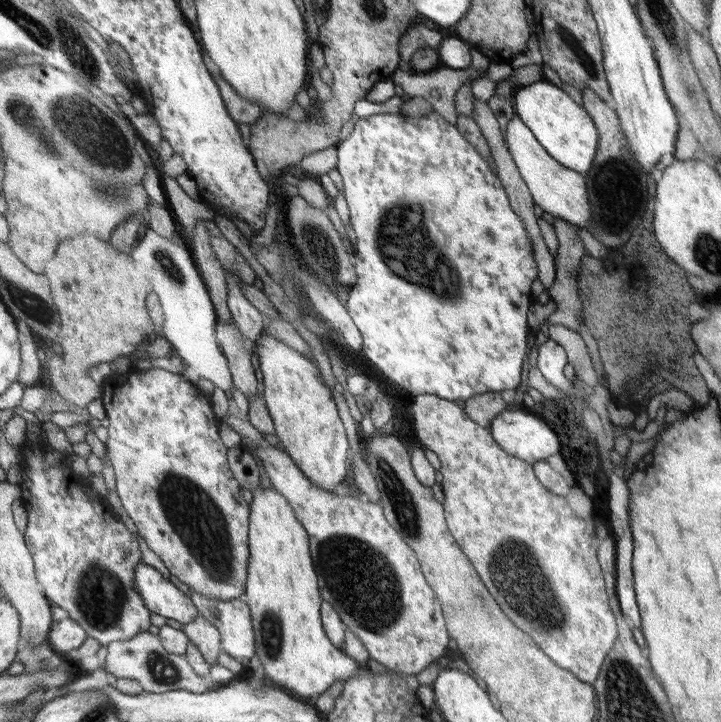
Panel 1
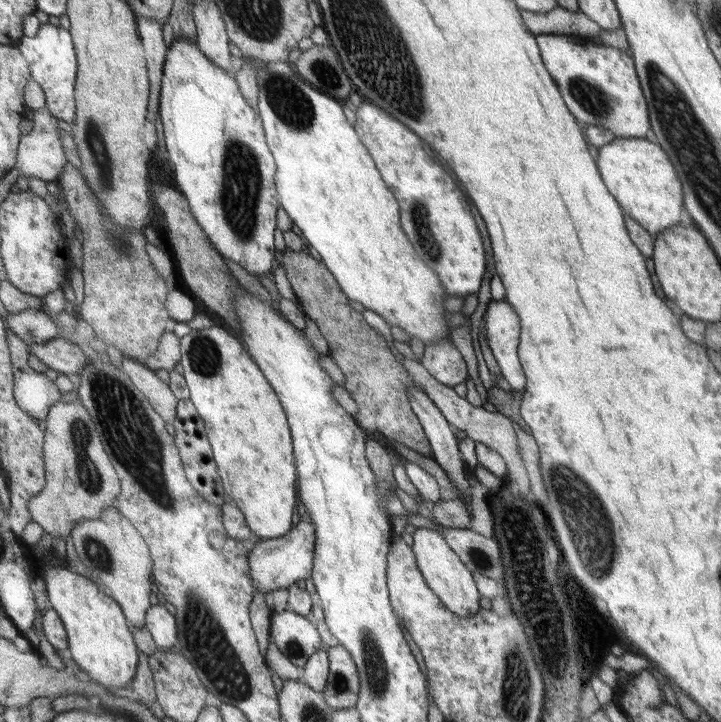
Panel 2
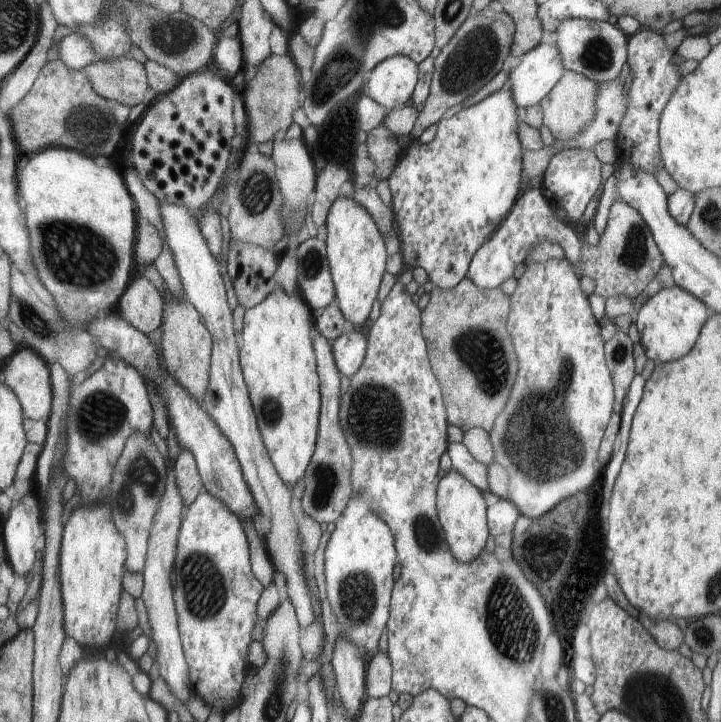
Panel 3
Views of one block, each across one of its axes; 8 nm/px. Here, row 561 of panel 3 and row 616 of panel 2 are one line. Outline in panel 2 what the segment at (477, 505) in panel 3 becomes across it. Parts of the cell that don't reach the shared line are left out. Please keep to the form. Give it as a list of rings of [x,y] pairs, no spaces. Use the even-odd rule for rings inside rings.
[[[416,528],[411,536],[411,546],[417,557],[417,566],[420,566],[420,573],[428,584],[429,590],[436,595],[447,611],[451,611],[458,618],[465,619],[475,614],[479,610],[479,594],[477,594],[472,571],[460,561],[456,552],[436,531],[429,528]]]

